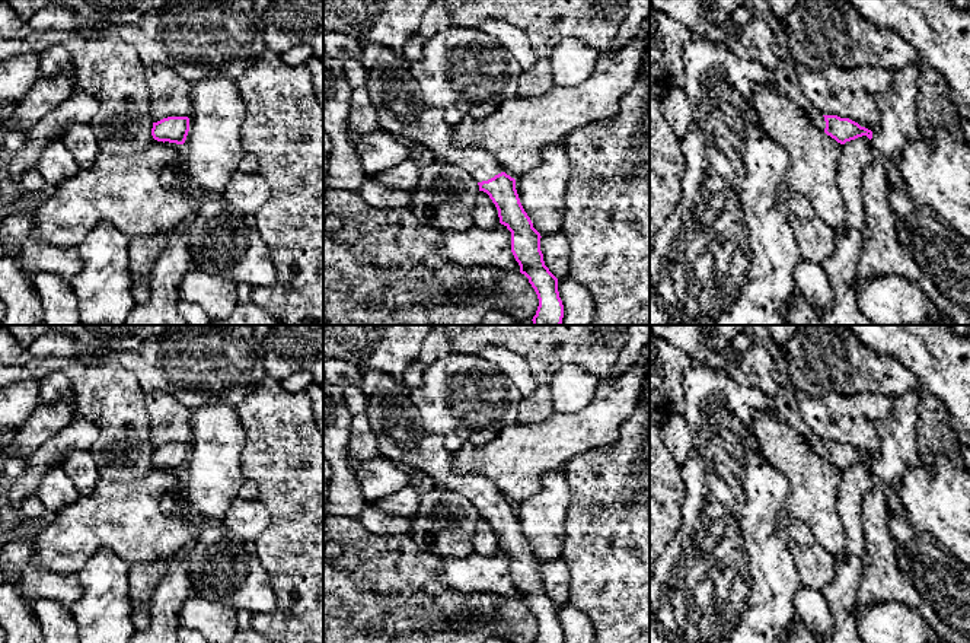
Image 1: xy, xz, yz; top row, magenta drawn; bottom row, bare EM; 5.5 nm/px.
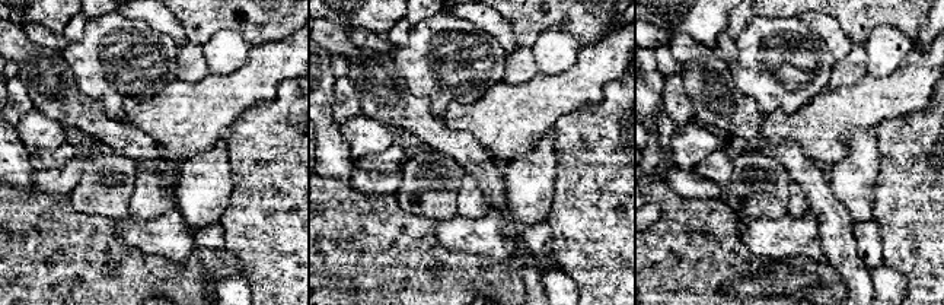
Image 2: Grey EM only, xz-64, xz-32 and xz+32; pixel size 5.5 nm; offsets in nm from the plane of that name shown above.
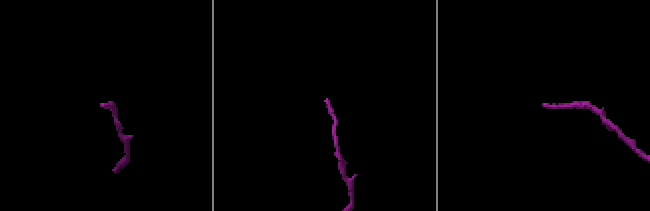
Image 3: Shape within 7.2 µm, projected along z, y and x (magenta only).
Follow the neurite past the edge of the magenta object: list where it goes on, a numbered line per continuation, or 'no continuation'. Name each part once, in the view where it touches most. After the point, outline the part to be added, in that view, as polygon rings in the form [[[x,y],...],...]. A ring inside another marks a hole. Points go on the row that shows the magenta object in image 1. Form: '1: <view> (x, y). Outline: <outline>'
1: xz (401, 110). Outline: [[[408,67],[367,70],[364,86],[382,130],[424,144],[440,160],[466,169],[476,182],[504,172],[488,150],[460,147],[453,141],[453,127],[447,124],[446,114],[422,99],[419,85]]]

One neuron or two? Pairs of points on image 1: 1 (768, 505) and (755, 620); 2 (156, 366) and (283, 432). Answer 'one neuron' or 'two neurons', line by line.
1: one neuron
2: two neurons

